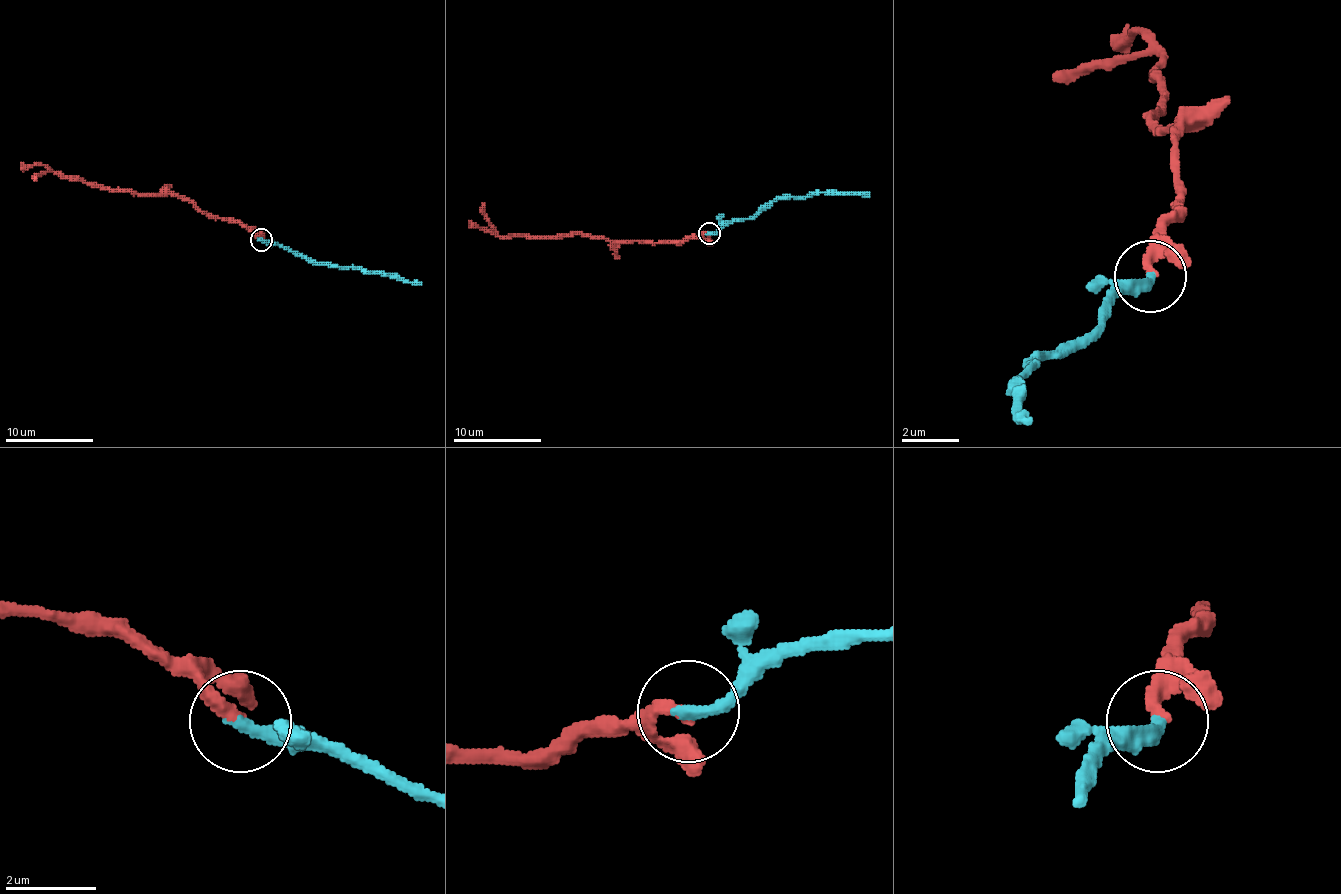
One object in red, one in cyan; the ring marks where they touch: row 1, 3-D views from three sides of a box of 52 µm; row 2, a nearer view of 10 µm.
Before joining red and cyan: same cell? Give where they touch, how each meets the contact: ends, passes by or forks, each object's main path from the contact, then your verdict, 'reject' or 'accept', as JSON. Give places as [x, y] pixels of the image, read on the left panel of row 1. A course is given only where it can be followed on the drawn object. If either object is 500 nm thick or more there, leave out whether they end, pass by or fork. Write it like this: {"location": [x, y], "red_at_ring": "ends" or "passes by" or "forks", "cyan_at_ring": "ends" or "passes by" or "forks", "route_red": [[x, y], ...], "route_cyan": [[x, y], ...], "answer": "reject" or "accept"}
{"location": [261, 240], "red_at_ring": "ends", "cyan_at_ring": "ends", "route_red": [[262, 240], [238, 222], [209, 218], [191, 203], [169, 194], [112, 191], [52, 172], [43, 172], [34, 180]], "route_cyan": [[262, 240], [273, 240], [330, 267], [383, 271], [421, 284]], "answer": "accept"}

